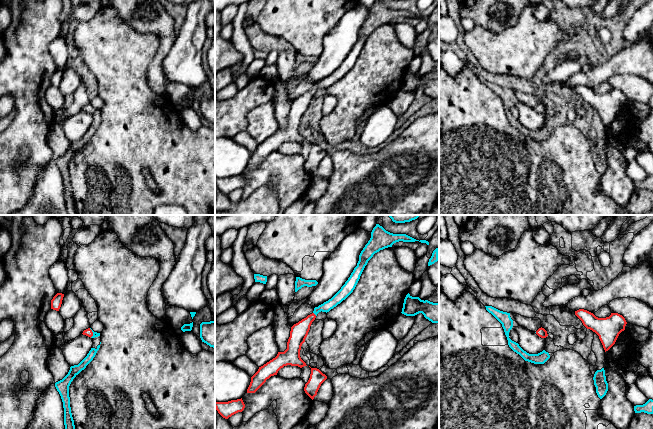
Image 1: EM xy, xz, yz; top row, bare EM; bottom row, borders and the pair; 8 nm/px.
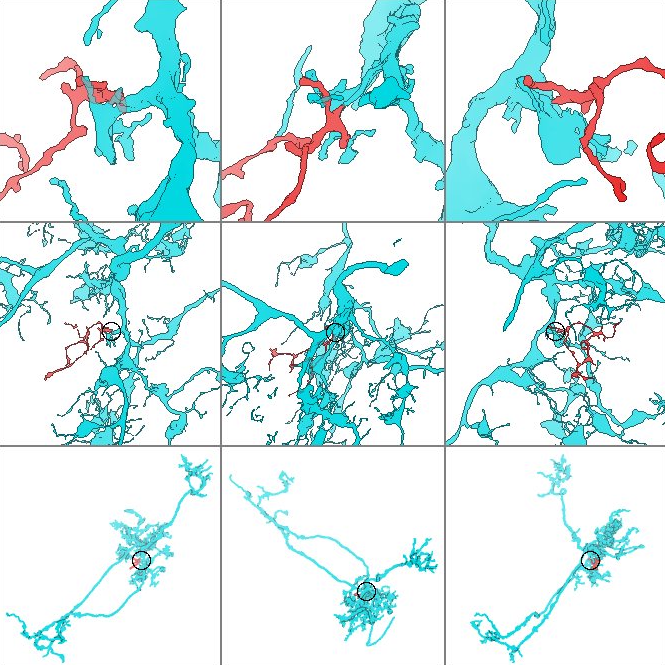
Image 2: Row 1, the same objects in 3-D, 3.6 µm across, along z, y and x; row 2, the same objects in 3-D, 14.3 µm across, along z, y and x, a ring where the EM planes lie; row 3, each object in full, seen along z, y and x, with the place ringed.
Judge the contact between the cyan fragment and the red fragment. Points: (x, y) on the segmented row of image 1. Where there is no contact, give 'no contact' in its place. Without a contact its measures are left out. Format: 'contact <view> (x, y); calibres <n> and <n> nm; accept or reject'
contact xz (315, 314); calibres 80 and 140 nm; accept

